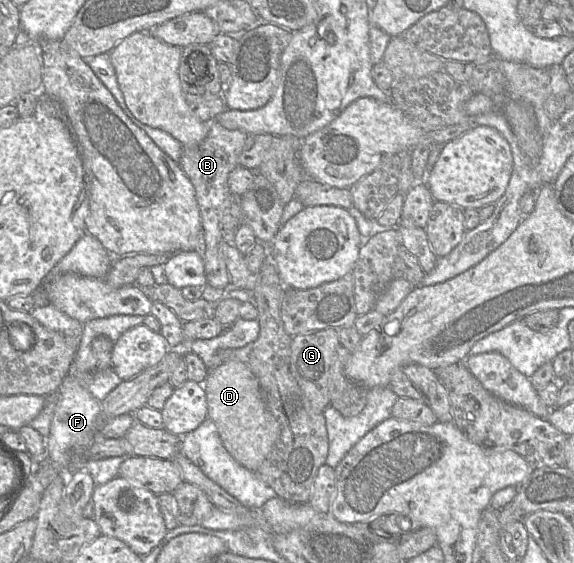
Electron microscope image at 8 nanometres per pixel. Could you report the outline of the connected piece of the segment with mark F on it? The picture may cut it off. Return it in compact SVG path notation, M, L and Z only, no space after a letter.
M113 315L93 319L83 325L83 334L73 359L71 373L65 377L56 395L56 409L50 427L50 434L46 438L47 457L59 467L62 473L85 470L91 474L95 485L103 485L119 475L120 466L126 457L116 456L83 461L83 453L97 439L124 437L137 420L134 414L122 414L112 418L104 425L99 425L101 401L91 395L85 387L85 380L87 376L96 371L96 359L92 351L93 339L105 335L115 343L125 331L143 324L143 318L144 316L140 315Z

